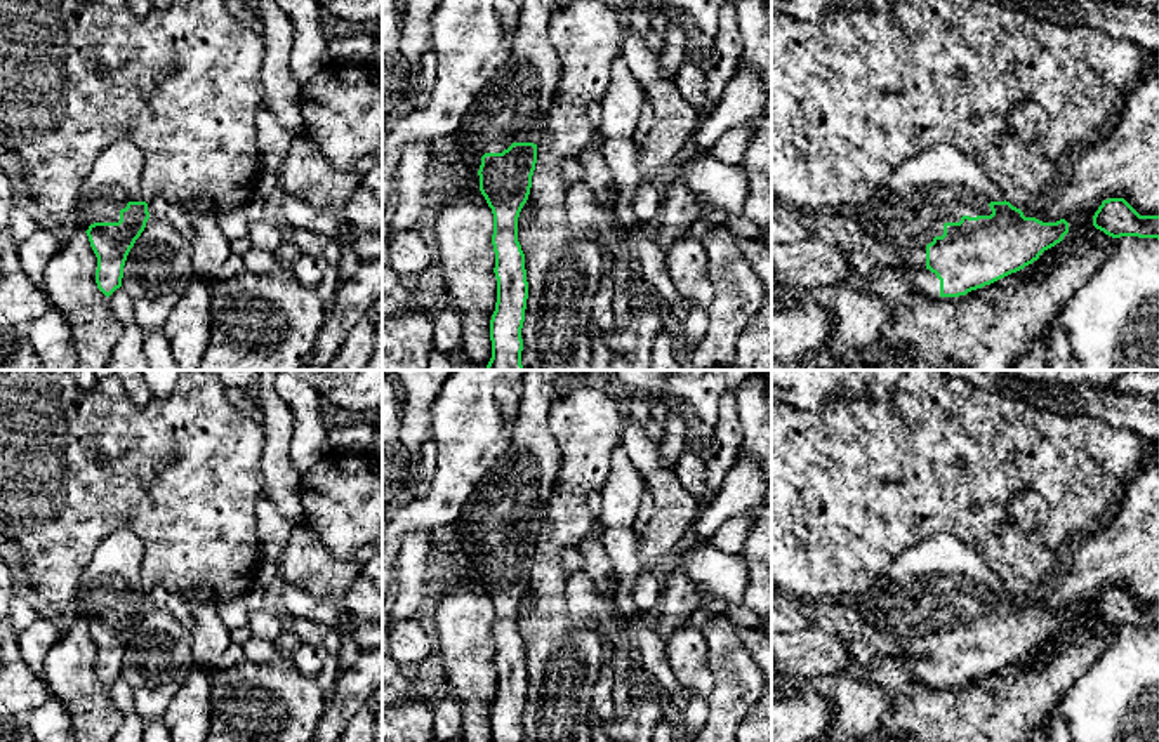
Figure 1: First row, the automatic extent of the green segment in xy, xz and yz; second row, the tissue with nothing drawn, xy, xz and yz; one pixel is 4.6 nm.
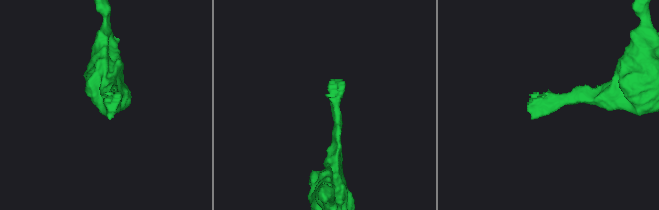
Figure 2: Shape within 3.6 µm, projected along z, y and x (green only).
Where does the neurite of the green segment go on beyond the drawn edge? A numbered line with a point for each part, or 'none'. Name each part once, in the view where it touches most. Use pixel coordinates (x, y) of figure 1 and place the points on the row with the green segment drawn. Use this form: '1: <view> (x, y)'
1: yz (944, 183)

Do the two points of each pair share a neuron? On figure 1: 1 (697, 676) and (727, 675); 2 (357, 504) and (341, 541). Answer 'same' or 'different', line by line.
1: different
2: same

